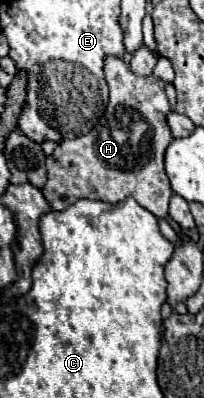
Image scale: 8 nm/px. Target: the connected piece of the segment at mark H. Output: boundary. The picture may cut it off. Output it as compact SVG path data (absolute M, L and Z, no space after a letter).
M106 57L104 59L104 73L106 83L110 87L110 103L104 113L104 123L96 125L90 133L76 137L76 139L64 139L56 145L56 151L46 159L48 167L48 181L42 187L44 197L48 199L50 207L56 211L68 209L68 205L74 205L80 199L96 199L110 205L116 205L124 201L126 197L136 197L136 201L146 207L156 217L168 217L168 203L174 195L168 175L164 171L164 151L174 139L166 115L170 111L170 103L164 93L164 83L150 77L136 77L124 61L118 57Z

